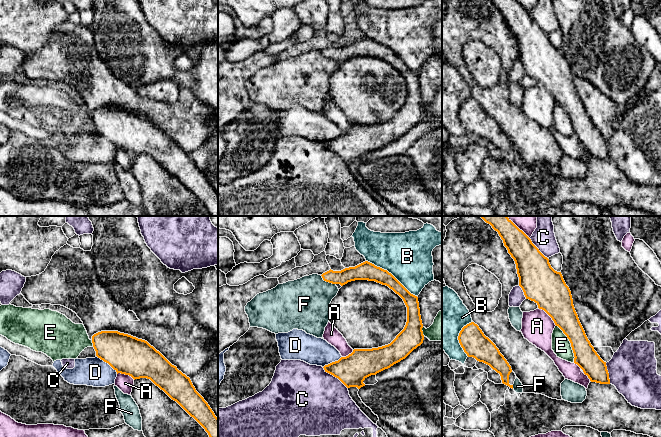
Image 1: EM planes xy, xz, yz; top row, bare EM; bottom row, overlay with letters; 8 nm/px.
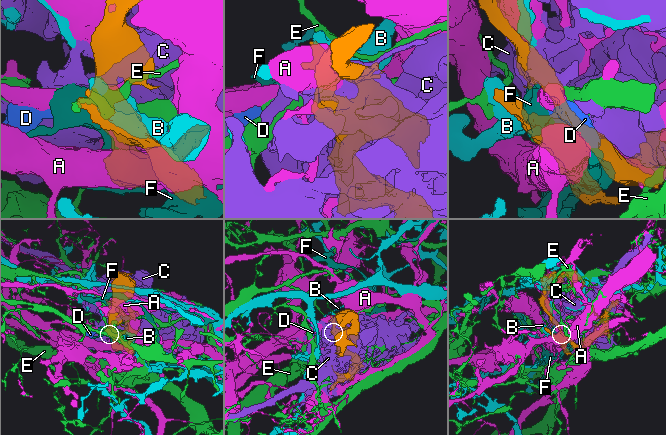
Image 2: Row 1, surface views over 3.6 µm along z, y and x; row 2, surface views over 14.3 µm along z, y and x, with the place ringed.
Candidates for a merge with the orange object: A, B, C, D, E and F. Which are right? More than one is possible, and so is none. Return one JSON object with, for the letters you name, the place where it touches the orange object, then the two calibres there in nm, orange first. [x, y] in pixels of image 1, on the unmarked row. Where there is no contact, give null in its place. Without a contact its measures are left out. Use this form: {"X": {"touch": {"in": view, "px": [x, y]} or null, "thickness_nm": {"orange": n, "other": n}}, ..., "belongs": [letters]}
{"belongs": []}

